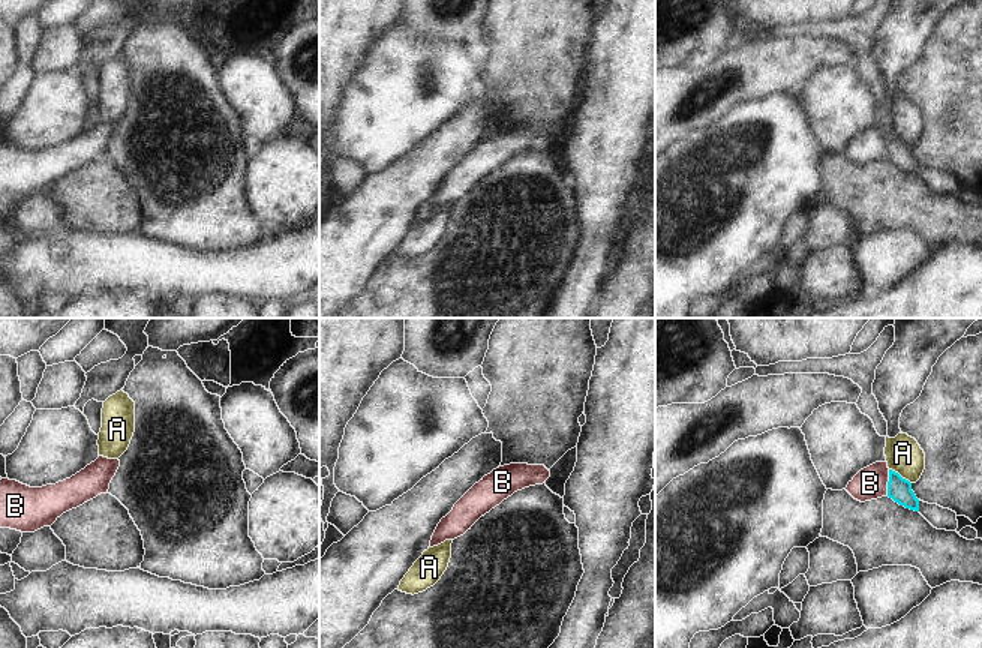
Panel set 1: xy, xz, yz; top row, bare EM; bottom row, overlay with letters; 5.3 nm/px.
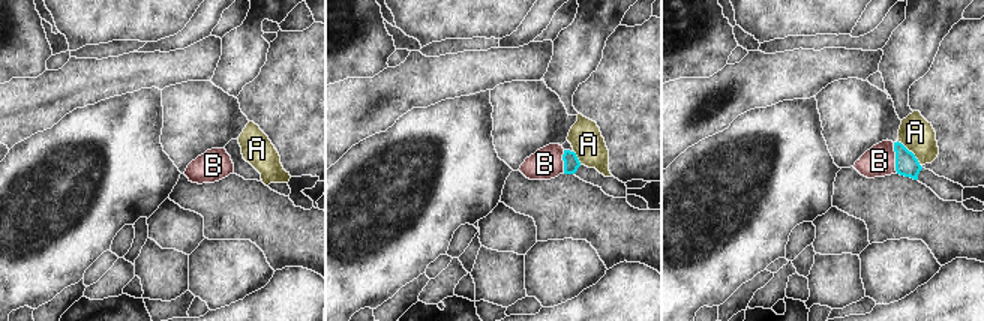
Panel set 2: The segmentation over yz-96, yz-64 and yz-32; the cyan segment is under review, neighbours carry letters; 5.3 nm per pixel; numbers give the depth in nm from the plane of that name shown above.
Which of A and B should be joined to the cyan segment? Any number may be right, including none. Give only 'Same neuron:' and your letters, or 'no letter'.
Same neuron: no letter

